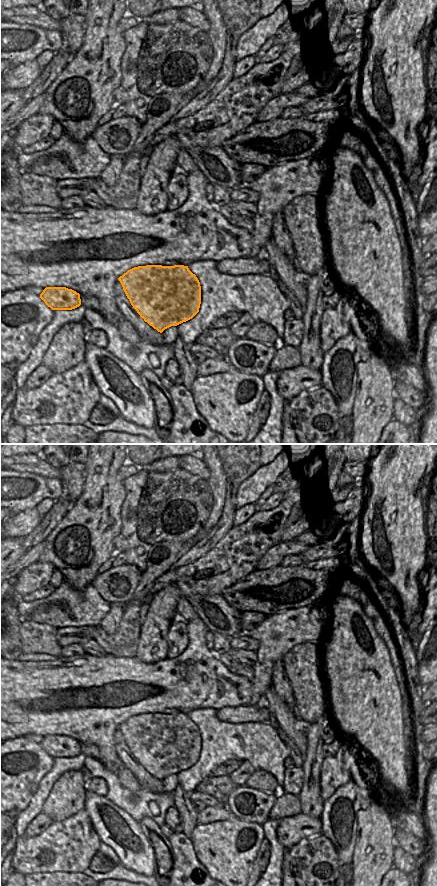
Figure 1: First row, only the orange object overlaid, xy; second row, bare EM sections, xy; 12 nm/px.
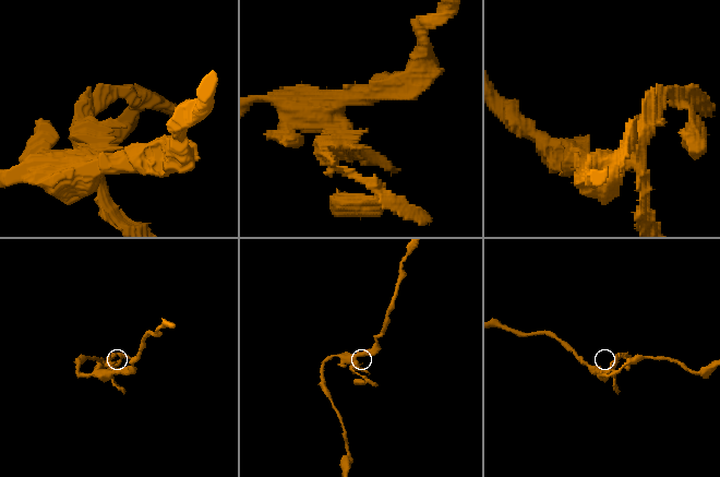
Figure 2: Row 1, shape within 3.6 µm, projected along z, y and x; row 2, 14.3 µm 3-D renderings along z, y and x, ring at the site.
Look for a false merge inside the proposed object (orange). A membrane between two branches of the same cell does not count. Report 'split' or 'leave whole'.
split

